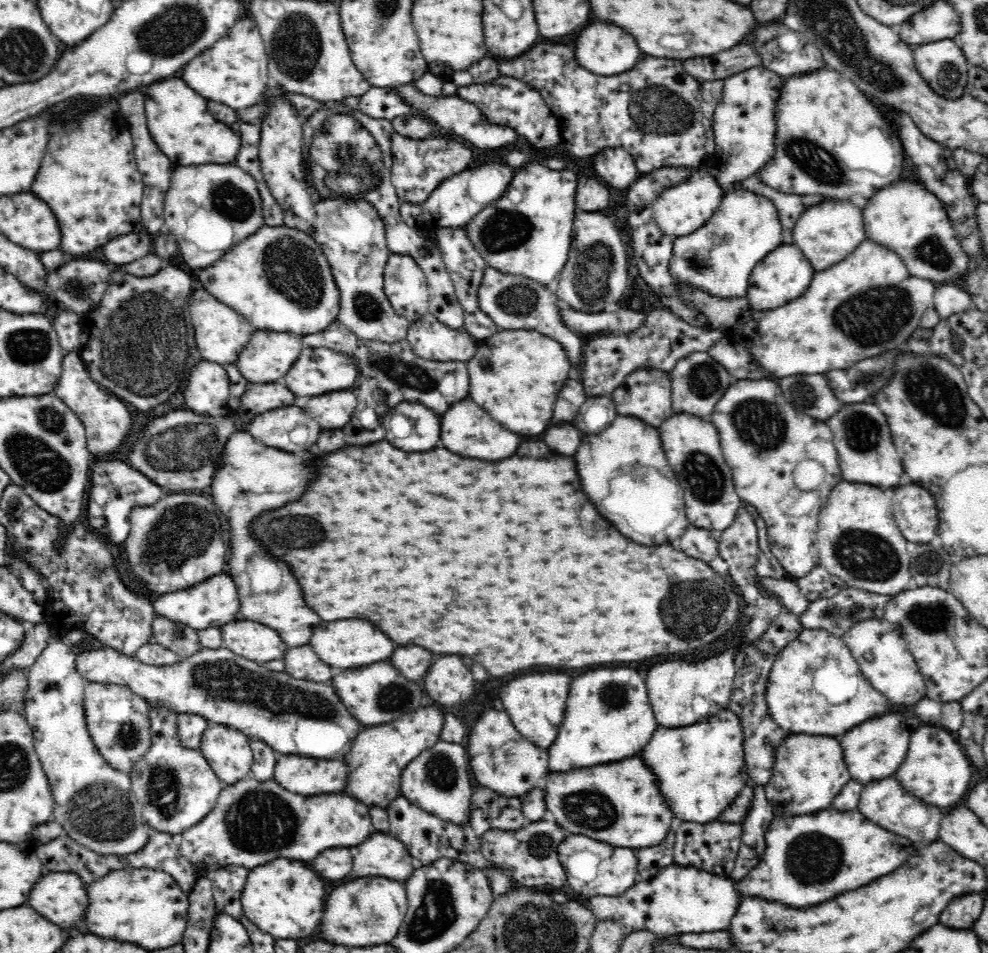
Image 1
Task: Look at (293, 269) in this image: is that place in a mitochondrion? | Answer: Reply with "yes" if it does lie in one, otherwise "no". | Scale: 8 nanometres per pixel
yes

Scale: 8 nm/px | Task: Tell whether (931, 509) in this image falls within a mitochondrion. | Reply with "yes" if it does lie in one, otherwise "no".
no

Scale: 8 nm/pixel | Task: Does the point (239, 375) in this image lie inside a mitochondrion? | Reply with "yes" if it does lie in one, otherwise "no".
no

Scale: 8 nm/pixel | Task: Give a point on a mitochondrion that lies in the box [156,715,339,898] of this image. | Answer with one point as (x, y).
(257, 821)

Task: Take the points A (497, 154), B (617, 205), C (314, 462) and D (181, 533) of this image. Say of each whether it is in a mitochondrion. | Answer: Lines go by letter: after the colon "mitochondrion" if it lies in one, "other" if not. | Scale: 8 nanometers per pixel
A: other
B: other
C: other
D: mitochondrion

